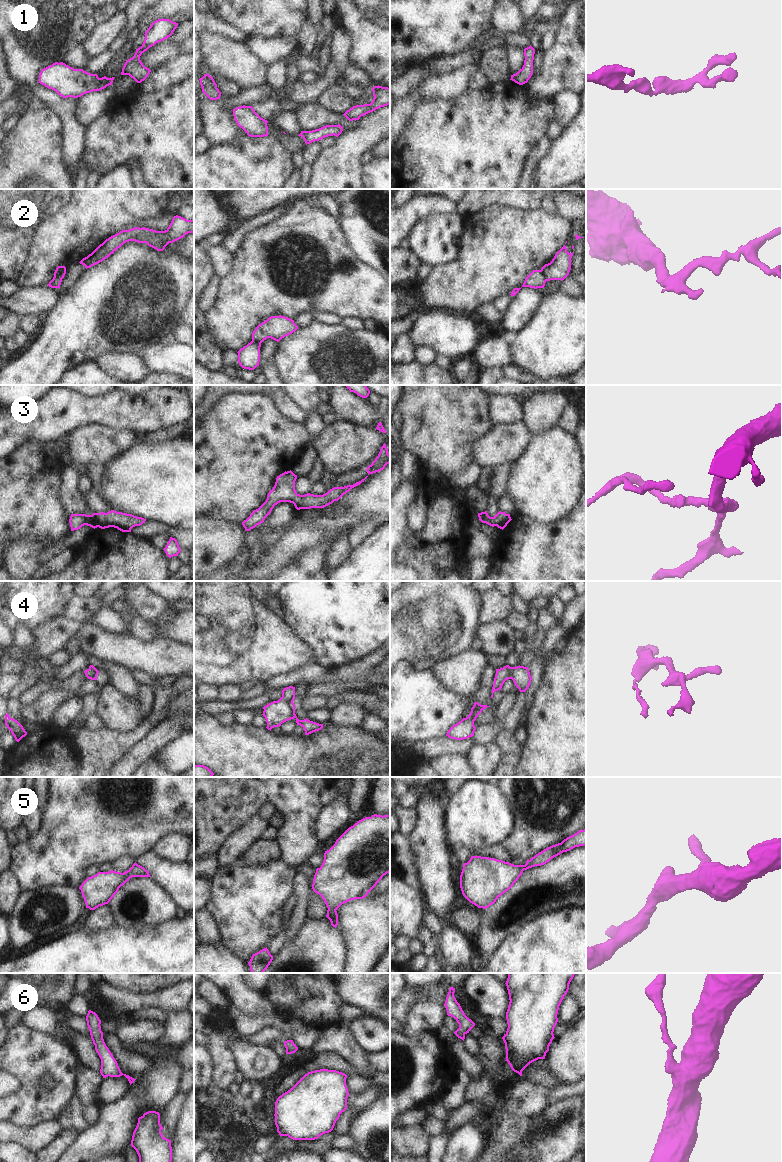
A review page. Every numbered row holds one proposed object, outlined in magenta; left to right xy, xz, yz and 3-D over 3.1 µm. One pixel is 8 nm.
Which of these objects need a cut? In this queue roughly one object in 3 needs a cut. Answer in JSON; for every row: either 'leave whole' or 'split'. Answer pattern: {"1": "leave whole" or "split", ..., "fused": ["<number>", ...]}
{"1": "leave whole", "2": "split", "3": "leave whole", "4": "leave whole", "5": "leave whole", "6": "leave whole", "fused": ["2"]}

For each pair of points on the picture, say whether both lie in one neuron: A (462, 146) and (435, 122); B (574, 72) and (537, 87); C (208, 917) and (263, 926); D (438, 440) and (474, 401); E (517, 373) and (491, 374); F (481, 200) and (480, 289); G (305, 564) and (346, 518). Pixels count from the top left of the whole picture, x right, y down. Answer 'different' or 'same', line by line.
A: same
B: same
C: different
D: same
E: same
F: different
G: different

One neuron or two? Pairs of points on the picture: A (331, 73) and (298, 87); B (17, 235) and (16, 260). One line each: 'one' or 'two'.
A: one
B: one

